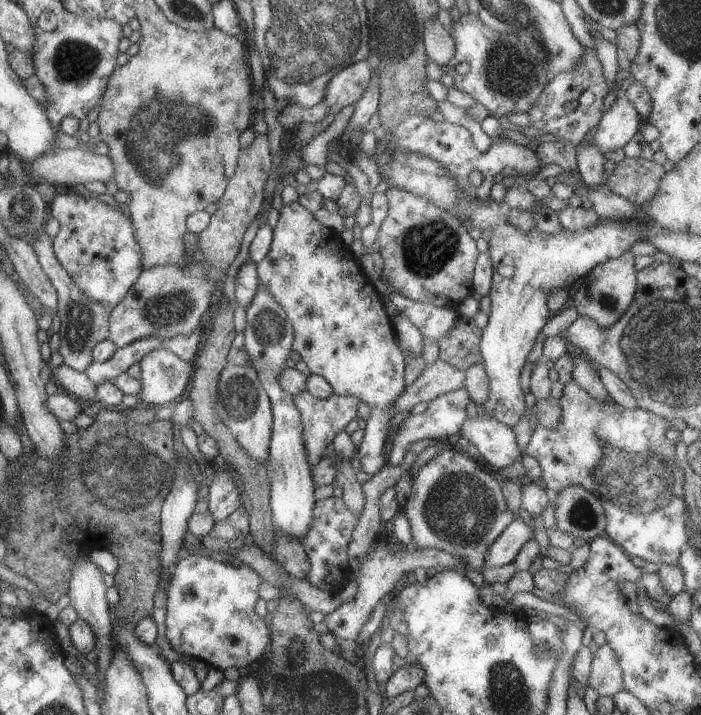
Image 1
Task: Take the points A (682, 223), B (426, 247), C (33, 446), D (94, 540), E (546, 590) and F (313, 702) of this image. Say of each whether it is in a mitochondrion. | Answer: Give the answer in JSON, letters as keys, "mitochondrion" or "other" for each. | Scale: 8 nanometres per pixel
{"A":"other","B":"mitochondrion","C":"other","D":"other","E":"other","F":"mitochondrion"}

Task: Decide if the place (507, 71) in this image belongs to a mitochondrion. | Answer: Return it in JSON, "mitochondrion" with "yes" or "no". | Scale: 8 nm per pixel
{"mitochondrion":"yes"}

